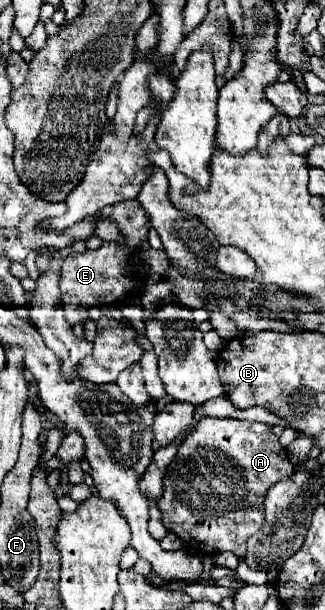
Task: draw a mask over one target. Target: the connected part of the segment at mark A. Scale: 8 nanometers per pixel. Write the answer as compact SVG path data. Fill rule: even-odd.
M203 419L179 445L175 459L169 463L163 475L163 493L159 509L163 513L163 525L169 533L175 533L191 549L213 555L231 551L237 557L247 555L247 539L259 531L263 519L263 493L277 481L287 479L294 468L287 451L265 423L251 423L239 419ZM207 497L217 499L221 505L207 505Z

